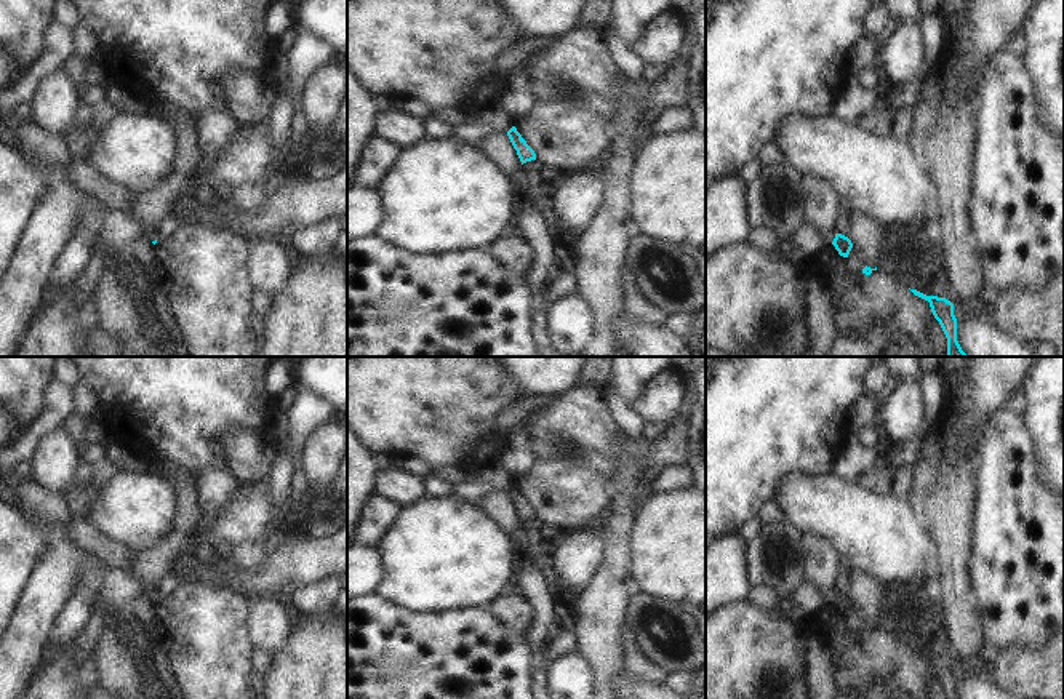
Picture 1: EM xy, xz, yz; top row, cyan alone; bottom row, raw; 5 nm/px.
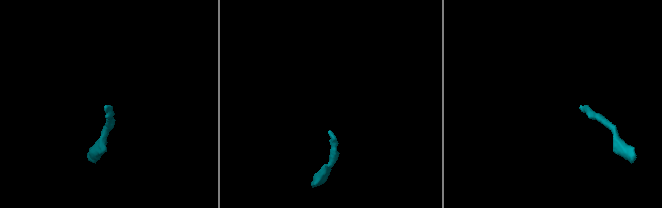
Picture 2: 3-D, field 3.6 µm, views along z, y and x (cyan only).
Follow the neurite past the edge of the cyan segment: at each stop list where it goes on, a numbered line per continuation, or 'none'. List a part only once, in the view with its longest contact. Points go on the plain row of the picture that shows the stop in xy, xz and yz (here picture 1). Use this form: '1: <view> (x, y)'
1: yz (821, 560).

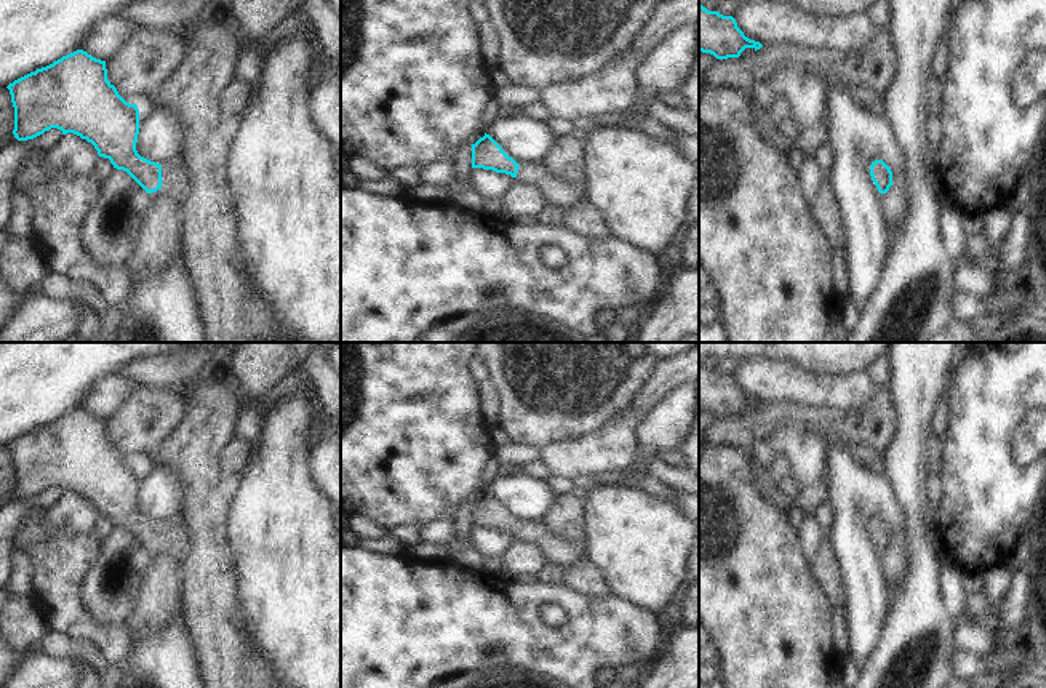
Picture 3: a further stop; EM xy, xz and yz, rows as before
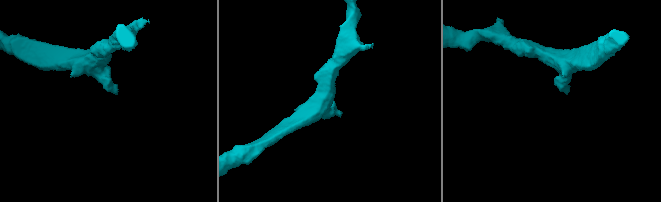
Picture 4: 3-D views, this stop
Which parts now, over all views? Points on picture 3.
1: xy (173, 533).

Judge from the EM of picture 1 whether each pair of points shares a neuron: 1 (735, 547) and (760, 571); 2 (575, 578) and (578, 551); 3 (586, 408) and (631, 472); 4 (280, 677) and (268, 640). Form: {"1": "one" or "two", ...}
{"1": "two", "2": "one", "3": "two", "4": "two"}

